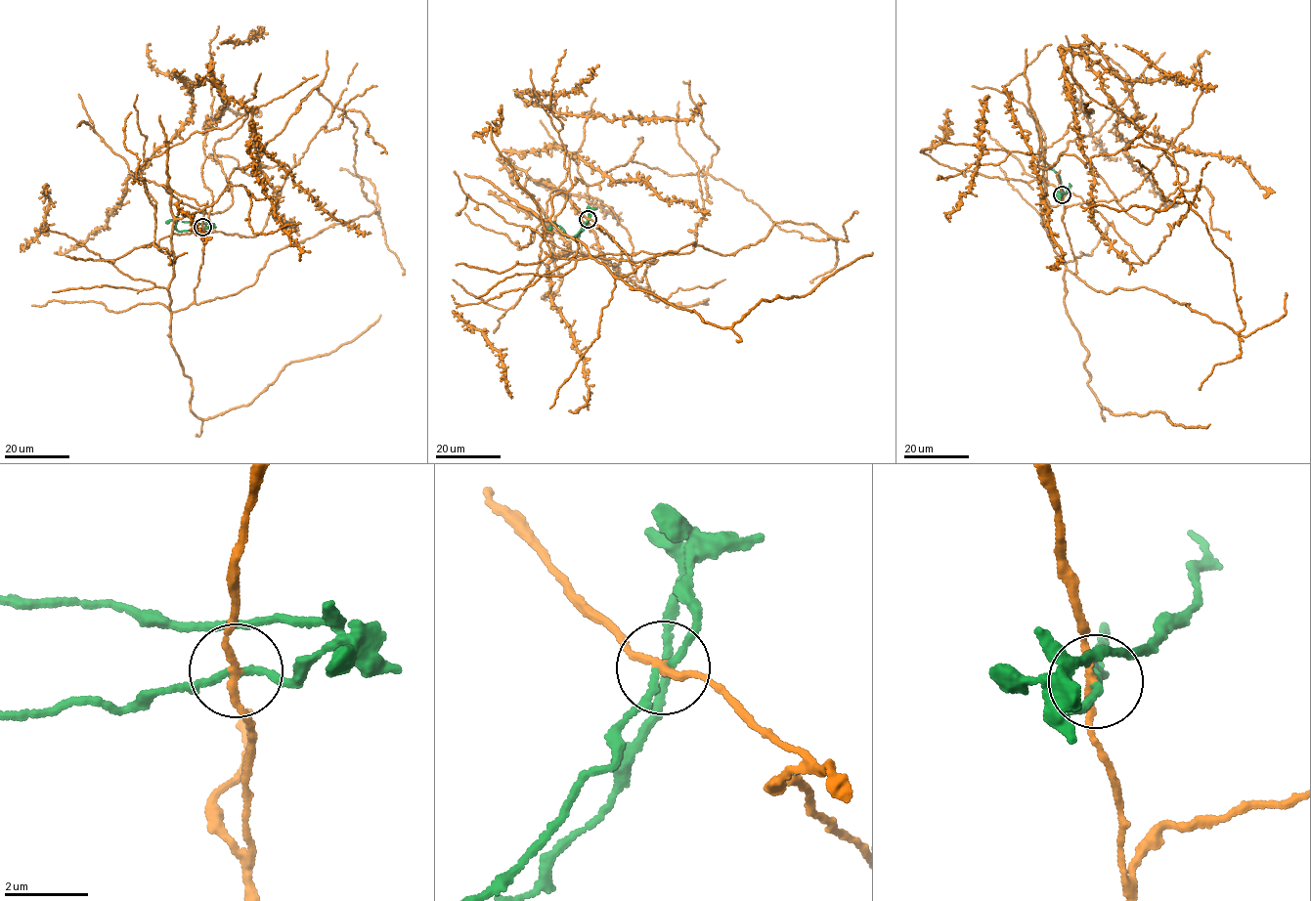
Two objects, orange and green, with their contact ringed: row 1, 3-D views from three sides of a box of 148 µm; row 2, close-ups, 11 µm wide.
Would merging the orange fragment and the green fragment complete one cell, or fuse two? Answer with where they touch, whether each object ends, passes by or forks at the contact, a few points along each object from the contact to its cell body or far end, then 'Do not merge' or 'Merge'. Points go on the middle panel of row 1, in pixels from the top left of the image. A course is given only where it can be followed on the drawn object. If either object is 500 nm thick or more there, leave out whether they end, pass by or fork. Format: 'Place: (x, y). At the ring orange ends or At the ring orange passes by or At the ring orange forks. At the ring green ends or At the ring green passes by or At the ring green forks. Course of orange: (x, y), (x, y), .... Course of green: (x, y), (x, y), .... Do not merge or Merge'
Place: (588, 219). At the ring orange passes by. At the ring green passes by. Course of orange: (589, 219), (633, 272), (549, 221), (563, 192), (543, 238), (657, 260), (641, 281), (540, 120). Course of green: (589, 219), (571, 237), (558, 225), (551, 224), (548, 231). Do not merge

